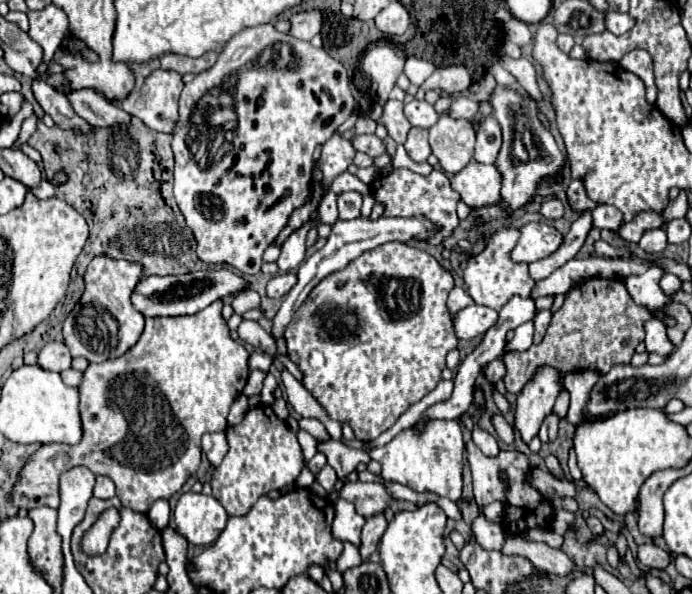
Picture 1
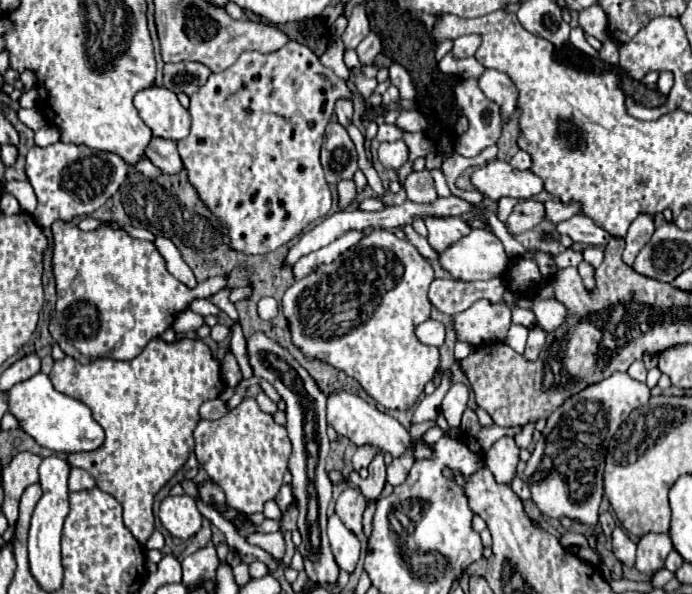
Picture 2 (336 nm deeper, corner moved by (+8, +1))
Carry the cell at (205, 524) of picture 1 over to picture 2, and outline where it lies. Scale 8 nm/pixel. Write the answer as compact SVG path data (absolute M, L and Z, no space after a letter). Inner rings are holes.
M188 494L184 496L168 496L160 504L160 522L174 536L188 540L202 528L202 514Z

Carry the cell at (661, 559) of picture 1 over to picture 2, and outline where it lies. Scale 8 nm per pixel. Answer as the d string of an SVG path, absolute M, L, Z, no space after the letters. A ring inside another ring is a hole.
M616 528L612 534L612 552L624 566L634 566L636 558L636 544L628 538L622 528Z

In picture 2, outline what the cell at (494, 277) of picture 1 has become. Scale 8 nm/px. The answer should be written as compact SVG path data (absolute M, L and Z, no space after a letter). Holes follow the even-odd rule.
M426 218L428 242L436 252L444 252L448 244L456 244L460 236L466 236L472 228L462 218Z

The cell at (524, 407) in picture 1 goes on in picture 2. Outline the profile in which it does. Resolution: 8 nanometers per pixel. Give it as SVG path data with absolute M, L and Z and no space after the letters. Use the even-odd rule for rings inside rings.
M502 436L488 452L486 452L486 466L492 470L496 482L510 484L516 476L516 464L518 464L518 452L512 436Z

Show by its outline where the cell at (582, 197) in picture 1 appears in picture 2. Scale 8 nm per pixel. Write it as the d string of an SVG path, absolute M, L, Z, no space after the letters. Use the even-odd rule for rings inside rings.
M520 200L514 206L512 214L508 216L506 228L508 228L510 234L520 234L520 232L526 232L532 226L540 224L542 220L546 220L542 202L538 202L538 200Z

